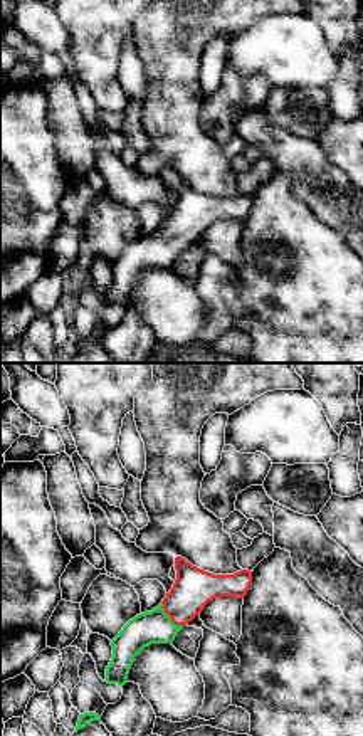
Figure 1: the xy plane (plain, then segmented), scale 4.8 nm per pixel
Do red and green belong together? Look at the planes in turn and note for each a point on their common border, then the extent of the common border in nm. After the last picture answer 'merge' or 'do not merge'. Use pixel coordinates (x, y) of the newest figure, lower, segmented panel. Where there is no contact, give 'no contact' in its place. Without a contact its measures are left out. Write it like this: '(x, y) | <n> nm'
(168, 615) | 160 nm

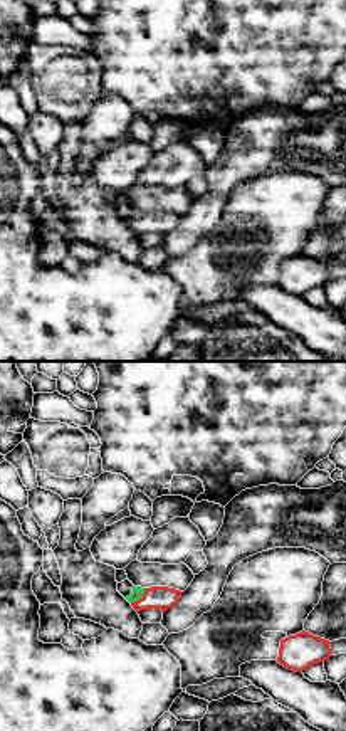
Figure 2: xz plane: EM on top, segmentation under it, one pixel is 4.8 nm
(140, 599) | 100 nm

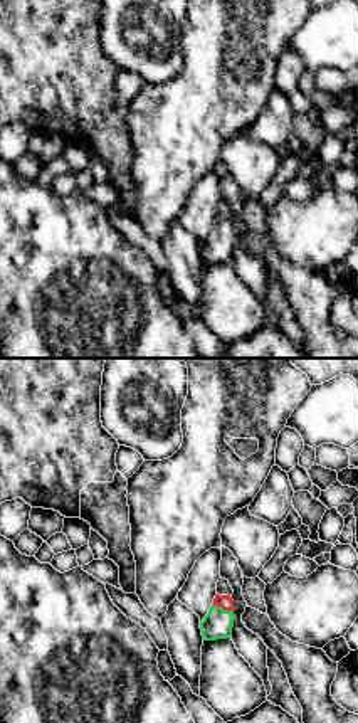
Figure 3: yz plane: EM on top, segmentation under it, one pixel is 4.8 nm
(222, 607) | 110 nm

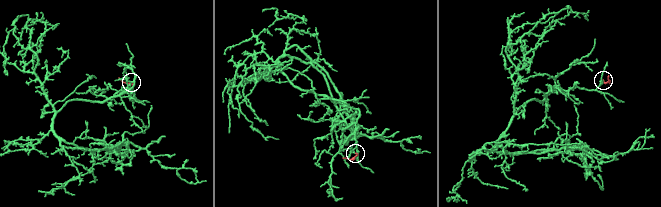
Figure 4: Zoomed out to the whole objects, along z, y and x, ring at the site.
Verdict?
merge

